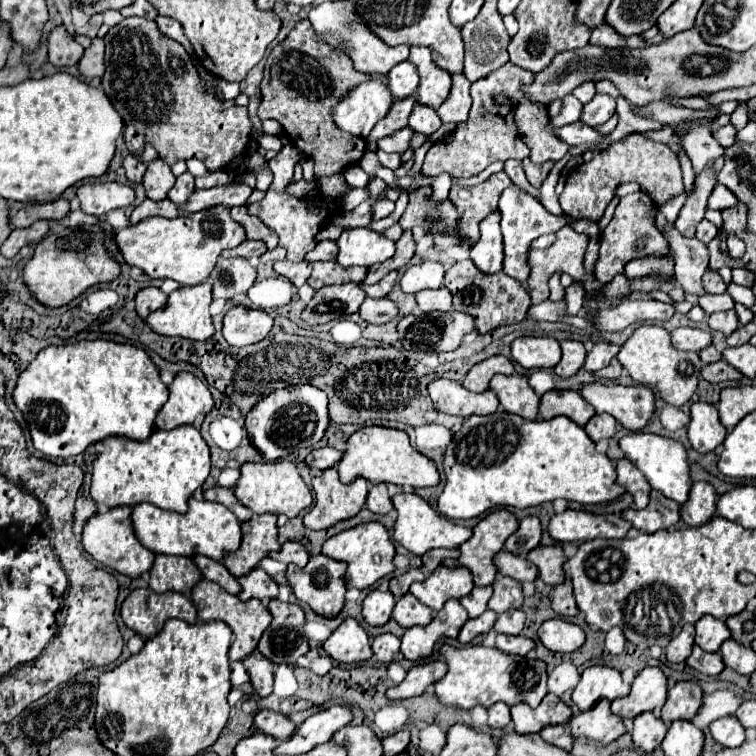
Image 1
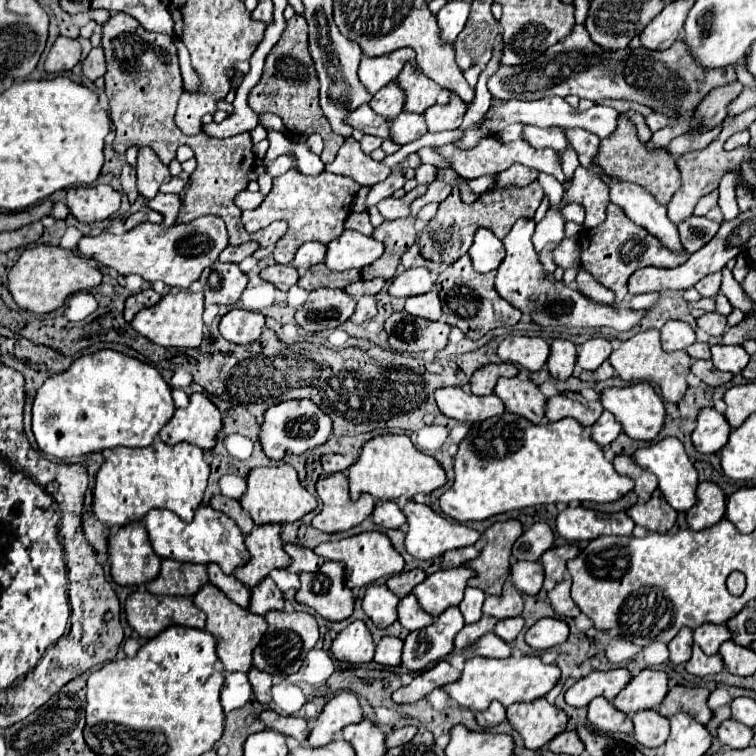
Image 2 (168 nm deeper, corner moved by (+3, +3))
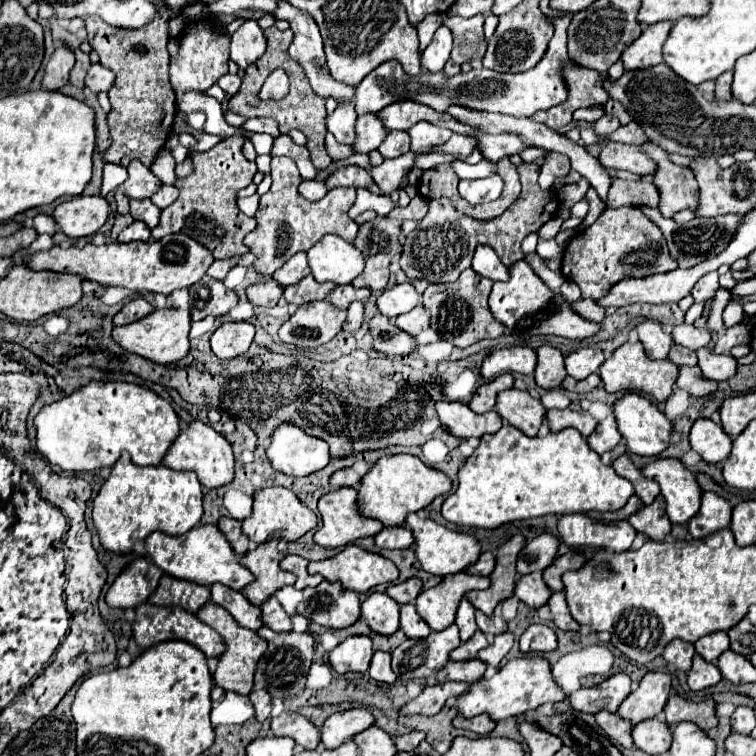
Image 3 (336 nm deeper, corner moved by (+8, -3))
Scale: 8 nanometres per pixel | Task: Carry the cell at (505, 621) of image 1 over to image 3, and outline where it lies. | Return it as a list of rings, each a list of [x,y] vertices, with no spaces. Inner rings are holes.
[[[501,633],[501,635],[493,637],[493,643],[487,649],[483,649],[477,655],[477,659],[481,659],[483,663],[487,663],[489,667],[497,667],[499,661],[509,653],[511,645],[513,645],[513,635],[511,633]]]

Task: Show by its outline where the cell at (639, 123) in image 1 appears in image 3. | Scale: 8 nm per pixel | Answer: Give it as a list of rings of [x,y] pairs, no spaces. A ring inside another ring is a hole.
[[[725,71],[725,75],[717,79],[717,89],[715,89],[717,99],[731,99],[731,79],[733,79],[733,71]]]

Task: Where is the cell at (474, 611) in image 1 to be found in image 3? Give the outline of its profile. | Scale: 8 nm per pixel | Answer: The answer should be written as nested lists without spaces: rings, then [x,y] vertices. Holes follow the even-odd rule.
[[[461,599],[461,605],[457,609],[457,627],[461,631],[461,641],[469,641],[473,637],[473,633],[477,631],[477,625],[475,625],[475,607],[467,601],[467,599]]]

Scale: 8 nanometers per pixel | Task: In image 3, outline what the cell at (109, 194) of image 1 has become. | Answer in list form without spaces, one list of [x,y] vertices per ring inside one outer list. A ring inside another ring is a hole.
[[[73,197],[55,207],[53,219],[67,237],[93,235],[109,217],[109,203],[103,197]]]

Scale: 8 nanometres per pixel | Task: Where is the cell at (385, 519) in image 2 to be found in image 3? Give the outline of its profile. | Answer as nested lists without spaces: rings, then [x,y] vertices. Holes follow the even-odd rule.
[[[385,527],[375,535],[375,545],[381,549],[409,549],[413,545],[413,535],[407,527]]]

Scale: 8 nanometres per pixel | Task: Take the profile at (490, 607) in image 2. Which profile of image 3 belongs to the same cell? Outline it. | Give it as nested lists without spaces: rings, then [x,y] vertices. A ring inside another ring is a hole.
[[[497,607],[497,611],[493,615],[483,615],[481,611],[475,613],[477,619],[477,627],[485,633],[485,635],[499,635],[507,631],[507,623],[501,617],[501,607]]]

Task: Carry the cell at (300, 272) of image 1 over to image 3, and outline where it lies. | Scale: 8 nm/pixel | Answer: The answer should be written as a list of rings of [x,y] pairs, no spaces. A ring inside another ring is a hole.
[[[273,279],[247,287],[247,299],[253,305],[265,305],[265,307],[277,305],[281,295],[283,295],[283,287],[279,287],[277,281],[273,281]]]

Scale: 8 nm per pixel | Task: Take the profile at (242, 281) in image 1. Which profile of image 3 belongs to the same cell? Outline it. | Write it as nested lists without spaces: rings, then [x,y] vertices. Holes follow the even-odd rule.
[[[203,277],[193,287],[189,287],[189,311],[193,321],[201,321],[207,315],[221,317],[237,305],[235,291],[227,289],[221,281]]]

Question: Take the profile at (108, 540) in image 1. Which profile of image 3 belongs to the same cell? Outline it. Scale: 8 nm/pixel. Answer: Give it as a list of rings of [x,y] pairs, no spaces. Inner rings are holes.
[[[147,559],[133,561],[109,587],[107,605],[113,609],[135,609],[157,589],[163,571]]]

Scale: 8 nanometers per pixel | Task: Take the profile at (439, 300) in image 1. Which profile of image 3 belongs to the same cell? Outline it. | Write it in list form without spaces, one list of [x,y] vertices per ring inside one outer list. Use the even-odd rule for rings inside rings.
[[[419,305],[411,309],[409,313],[403,313],[395,319],[395,325],[401,327],[401,331],[407,331],[411,337],[417,337],[423,329],[429,327],[429,313]]]

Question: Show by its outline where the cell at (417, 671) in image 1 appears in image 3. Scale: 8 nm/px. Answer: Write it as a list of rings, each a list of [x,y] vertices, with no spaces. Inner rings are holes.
[[[449,681],[449,683],[441,683],[441,685],[433,685],[433,687],[427,687],[423,689],[423,693],[409,701],[401,713],[403,715],[435,715],[441,711],[441,707],[445,705],[445,701],[449,697],[459,697],[463,695],[465,691],[469,691],[469,683],[455,683],[455,681]]]

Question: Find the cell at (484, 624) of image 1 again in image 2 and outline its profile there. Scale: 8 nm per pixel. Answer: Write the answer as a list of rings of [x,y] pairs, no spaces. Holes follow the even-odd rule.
[[[484,615],[480,621],[476,621],[474,625],[464,625],[464,629],[456,635],[454,647],[456,647],[456,649],[464,649],[464,647],[472,645],[472,643],[474,643],[474,641],[478,641],[484,633],[492,631],[492,629],[494,629],[494,625],[496,625],[494,617],[486,617],[486,615]]]

